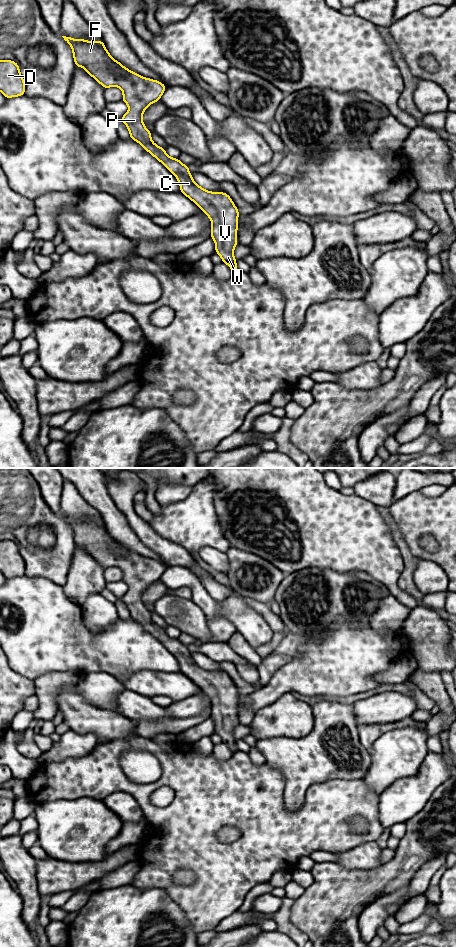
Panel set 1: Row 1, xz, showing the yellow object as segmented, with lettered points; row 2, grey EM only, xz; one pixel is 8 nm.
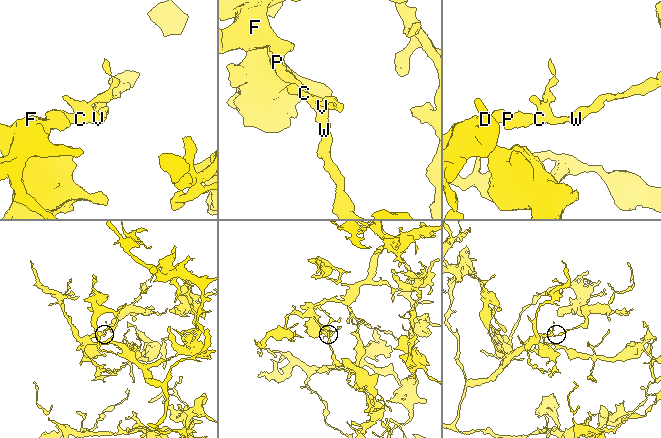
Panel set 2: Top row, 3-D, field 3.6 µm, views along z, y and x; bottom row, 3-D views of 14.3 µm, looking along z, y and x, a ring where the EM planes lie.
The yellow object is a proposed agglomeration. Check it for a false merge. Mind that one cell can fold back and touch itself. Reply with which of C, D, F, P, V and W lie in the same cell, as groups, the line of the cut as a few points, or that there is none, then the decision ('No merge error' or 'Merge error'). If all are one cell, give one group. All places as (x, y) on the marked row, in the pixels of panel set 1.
Groups: C D F P V W. No split. No merge error

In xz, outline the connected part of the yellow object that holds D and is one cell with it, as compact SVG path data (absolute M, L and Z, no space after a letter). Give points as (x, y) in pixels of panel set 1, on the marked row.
M0 61L0 92L5 98L18 97L25 94L25 81L15 61Z

